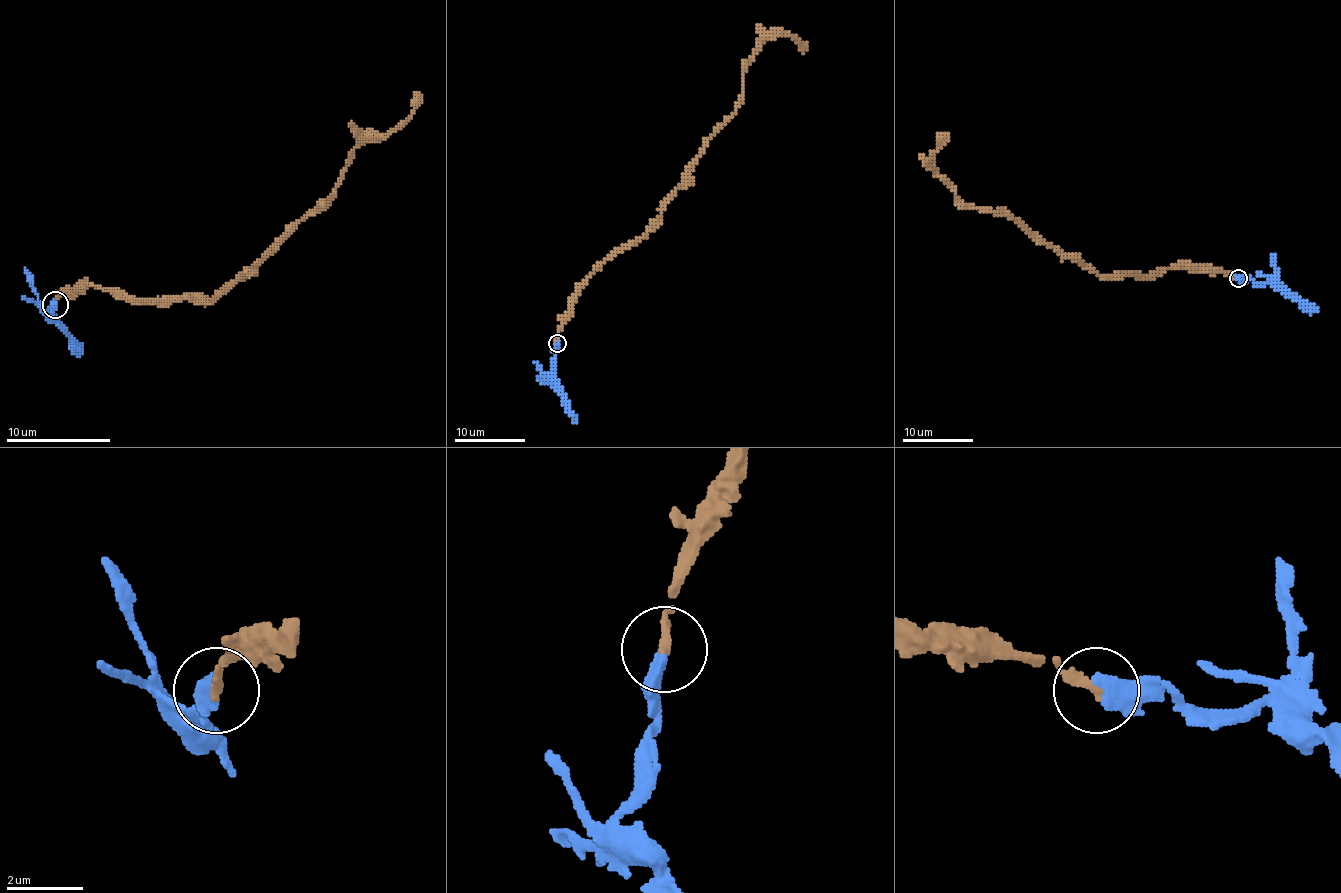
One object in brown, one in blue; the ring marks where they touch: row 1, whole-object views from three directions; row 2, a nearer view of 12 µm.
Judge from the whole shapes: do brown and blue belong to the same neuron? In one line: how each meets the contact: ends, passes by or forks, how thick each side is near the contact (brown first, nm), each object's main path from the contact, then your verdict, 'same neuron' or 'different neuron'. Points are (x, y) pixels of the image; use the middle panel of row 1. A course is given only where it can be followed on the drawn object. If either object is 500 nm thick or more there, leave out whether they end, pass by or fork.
brown ends | blue passes by | 240/360 nm | brown via (557, 343), (570, 299), (659, 217), (705, 141), (735, 111), (756, 45), (790, 35), (804, 52) | blue via (557, 343), (550, 379), (575, 423) | same neuron

